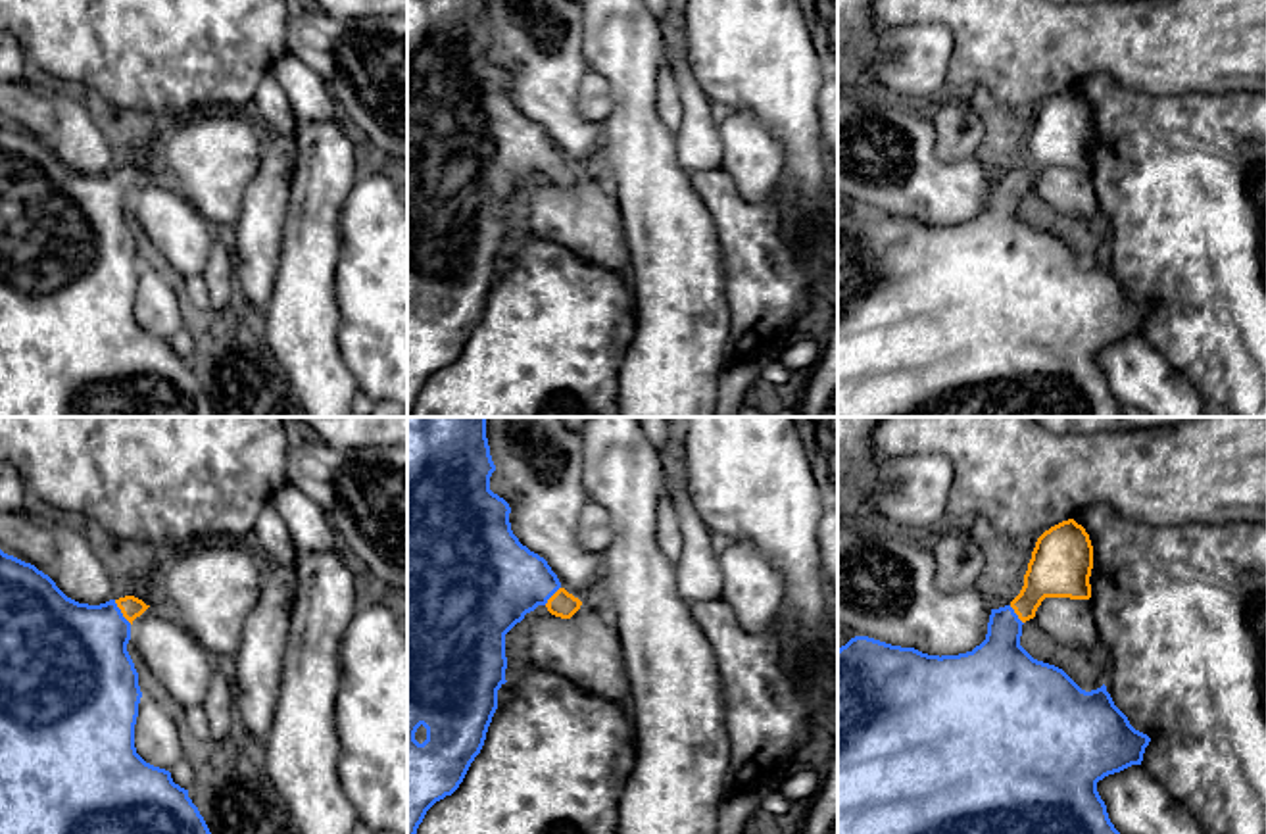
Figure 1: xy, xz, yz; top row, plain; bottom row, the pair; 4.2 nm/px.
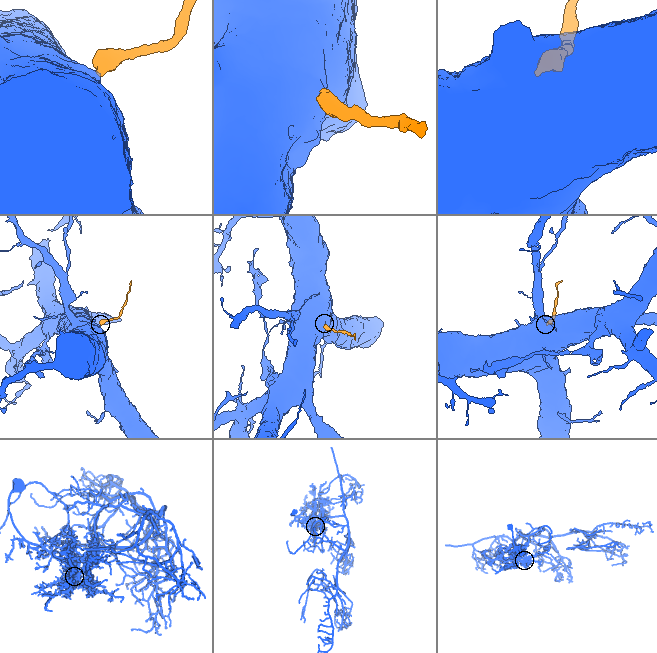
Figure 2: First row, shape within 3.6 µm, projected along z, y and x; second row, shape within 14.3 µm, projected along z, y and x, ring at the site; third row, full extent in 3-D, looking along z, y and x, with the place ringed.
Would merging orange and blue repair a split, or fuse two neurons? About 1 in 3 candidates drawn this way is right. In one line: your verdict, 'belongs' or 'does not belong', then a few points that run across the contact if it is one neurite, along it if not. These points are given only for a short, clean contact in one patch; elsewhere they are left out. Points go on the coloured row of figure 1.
belongs | xy (131, 608), (121, 612), (77, 652)

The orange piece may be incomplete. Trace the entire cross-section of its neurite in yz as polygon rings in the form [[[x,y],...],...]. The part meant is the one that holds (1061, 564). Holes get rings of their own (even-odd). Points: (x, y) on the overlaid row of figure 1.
[[[1068,519],[1037,538],[1020,594],[1009,605],[991,609],[986,640],[972,651],[939,657],[868,636],[855,636],[838,650],[838,834],[1120,834],[1108,819],[1097,782],[1132,765],[1141,765],[1151,738],[1130,724],[1105,684],[1085,692],[1062,669],[1034,659],[1020,646],[1022,625],[1035,617],[1045,598],[1091,598],[1091,569],[1089,534],[1074,519]]]

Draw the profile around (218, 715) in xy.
[[[215,661],[207,694],[198,709],[202,732],[217,744],[232,742],[236,736],[234,684],[227,661]]]

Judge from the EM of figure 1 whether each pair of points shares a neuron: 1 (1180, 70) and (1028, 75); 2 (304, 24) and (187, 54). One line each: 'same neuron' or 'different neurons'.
1: same neuron
2: different neurons

